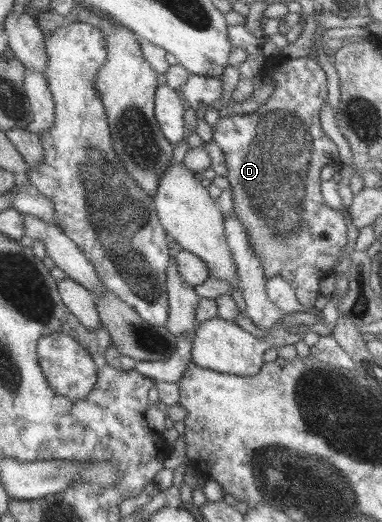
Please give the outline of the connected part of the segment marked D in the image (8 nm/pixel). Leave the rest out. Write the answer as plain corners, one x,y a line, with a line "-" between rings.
277,55
263,61
262,75
272,83
271,94
251,113
219,116
212,127
211,141
221,149
227,169
228,188
232,195
232,213
247,235
253,255
261,263
267,278
281,277
293,288
299,305
312,307
319,296
319,281
332,275
333,263
344,247
346,226
341,211
323,205
319,193
319,172
322,167
335,164
337,147
322,132
319,109
327,102
327,81
317,60
308,56
292,61

